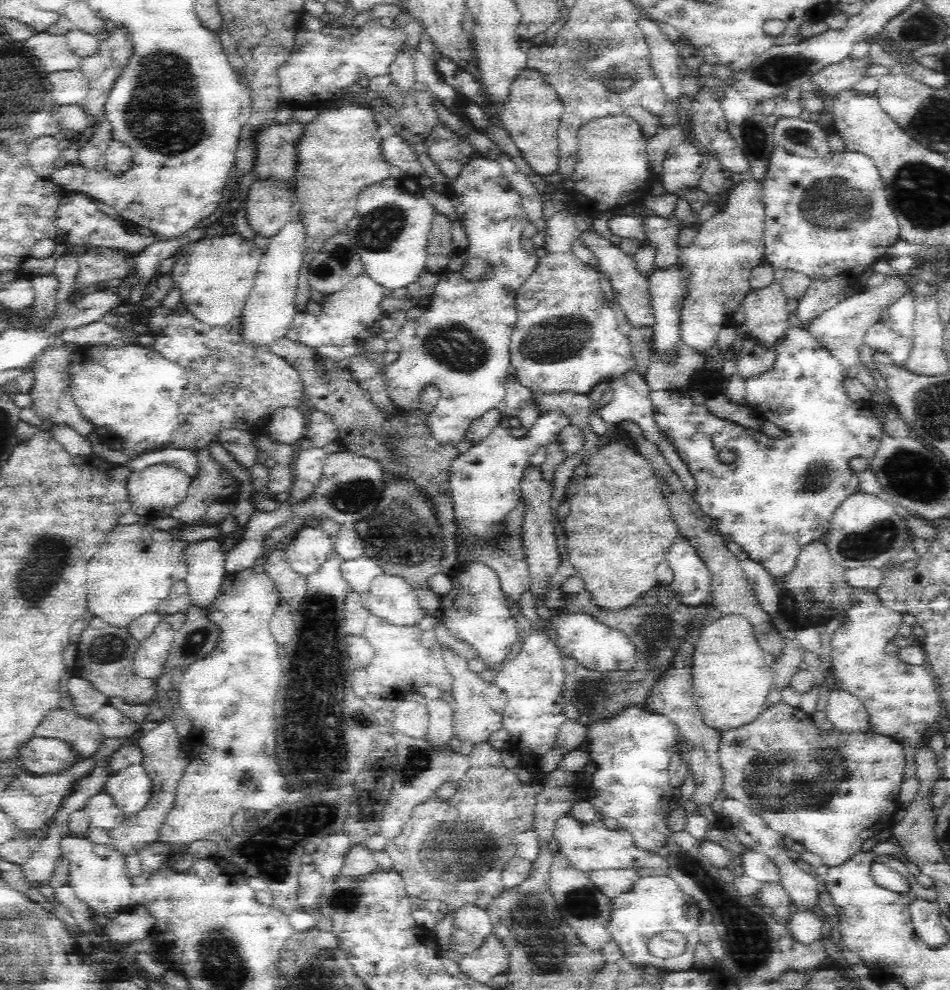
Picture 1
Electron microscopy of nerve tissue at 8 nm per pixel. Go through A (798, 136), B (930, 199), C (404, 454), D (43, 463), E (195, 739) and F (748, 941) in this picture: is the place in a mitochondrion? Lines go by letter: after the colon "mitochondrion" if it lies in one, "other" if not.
A: mitochondrion
B: mitochondrion
C: mitochondrion
D: other
E: other
F: mitochondrion

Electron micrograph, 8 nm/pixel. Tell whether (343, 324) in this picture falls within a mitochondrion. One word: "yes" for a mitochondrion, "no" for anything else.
no

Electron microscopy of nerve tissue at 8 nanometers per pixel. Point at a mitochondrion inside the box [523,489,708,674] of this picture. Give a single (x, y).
(655, 630)

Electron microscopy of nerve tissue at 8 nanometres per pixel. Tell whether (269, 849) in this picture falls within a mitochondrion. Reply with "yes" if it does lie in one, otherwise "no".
yes

